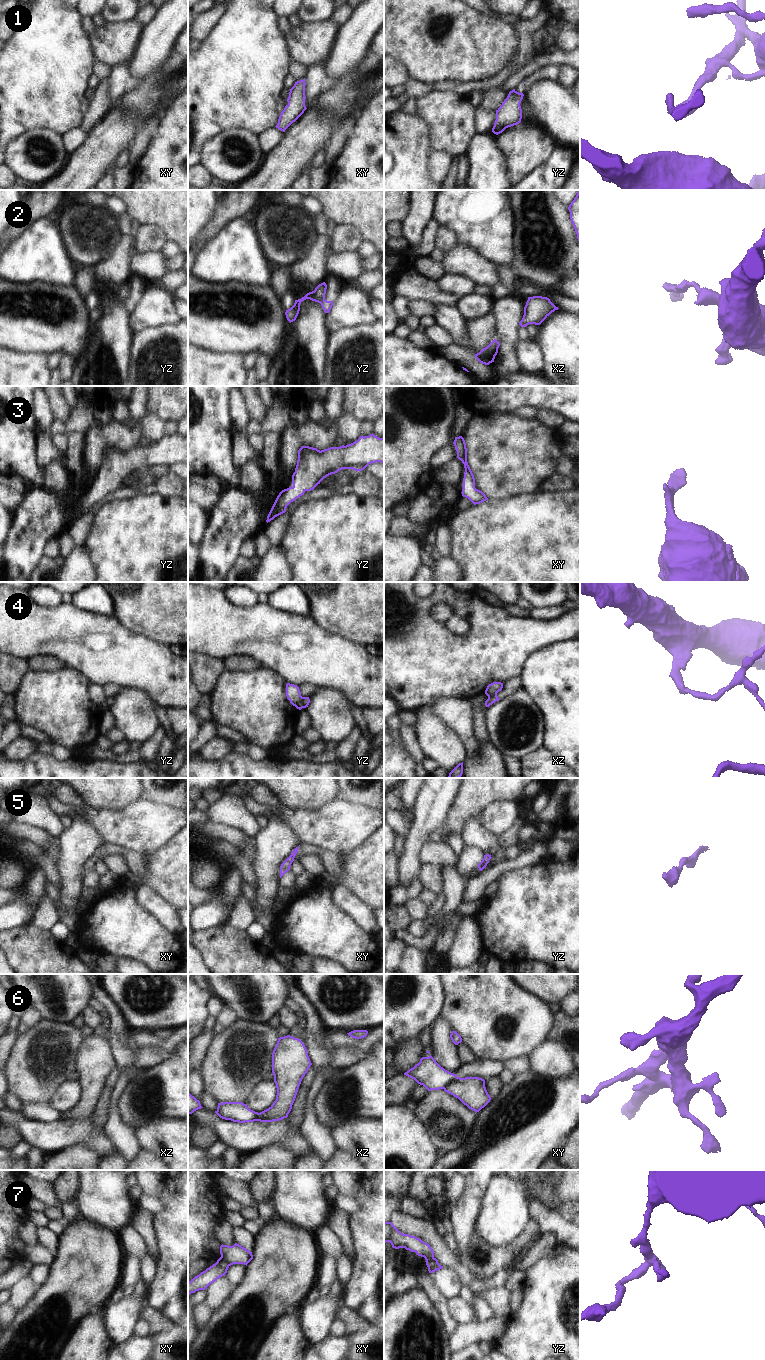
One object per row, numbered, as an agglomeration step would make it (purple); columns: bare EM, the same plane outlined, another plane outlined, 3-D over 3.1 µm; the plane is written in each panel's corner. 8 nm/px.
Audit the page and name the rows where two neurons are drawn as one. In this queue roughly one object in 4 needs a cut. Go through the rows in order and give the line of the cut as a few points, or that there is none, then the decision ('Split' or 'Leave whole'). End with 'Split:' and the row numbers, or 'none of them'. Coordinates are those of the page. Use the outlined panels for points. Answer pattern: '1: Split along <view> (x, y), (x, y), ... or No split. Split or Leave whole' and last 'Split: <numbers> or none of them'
1: No split. Leave whole
2: No split. Leave whole
3: No split. Leave whole
4: Split along yz (302, 697), (301, 707). Split
5: No split. Leave whole
6: Split along xy (457, 1077), (443, 1088). Split
7: Split along xy (221, 1256), (231, 1264). Split
Split: 4, 6, 7

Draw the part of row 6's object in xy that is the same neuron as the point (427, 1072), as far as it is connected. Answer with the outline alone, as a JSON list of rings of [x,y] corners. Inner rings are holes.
[[[431,1055],[422,1057],[420,1062],[404,1075],[414,1079],[428,1091],[444,1089],[446,1085],[457,1078],[456,1074],[441,1067]]]

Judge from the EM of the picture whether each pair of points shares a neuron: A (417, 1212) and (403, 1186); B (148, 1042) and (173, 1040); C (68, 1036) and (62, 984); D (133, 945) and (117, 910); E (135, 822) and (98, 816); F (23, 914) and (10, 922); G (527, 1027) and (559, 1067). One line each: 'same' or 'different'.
A: different
B: same
C: different
D: same
E: same
F: same
G: different

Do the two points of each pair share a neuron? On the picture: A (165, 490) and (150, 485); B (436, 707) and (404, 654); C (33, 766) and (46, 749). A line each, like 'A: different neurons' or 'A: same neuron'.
A: different neurons
B: different neurons
C: different neurons

